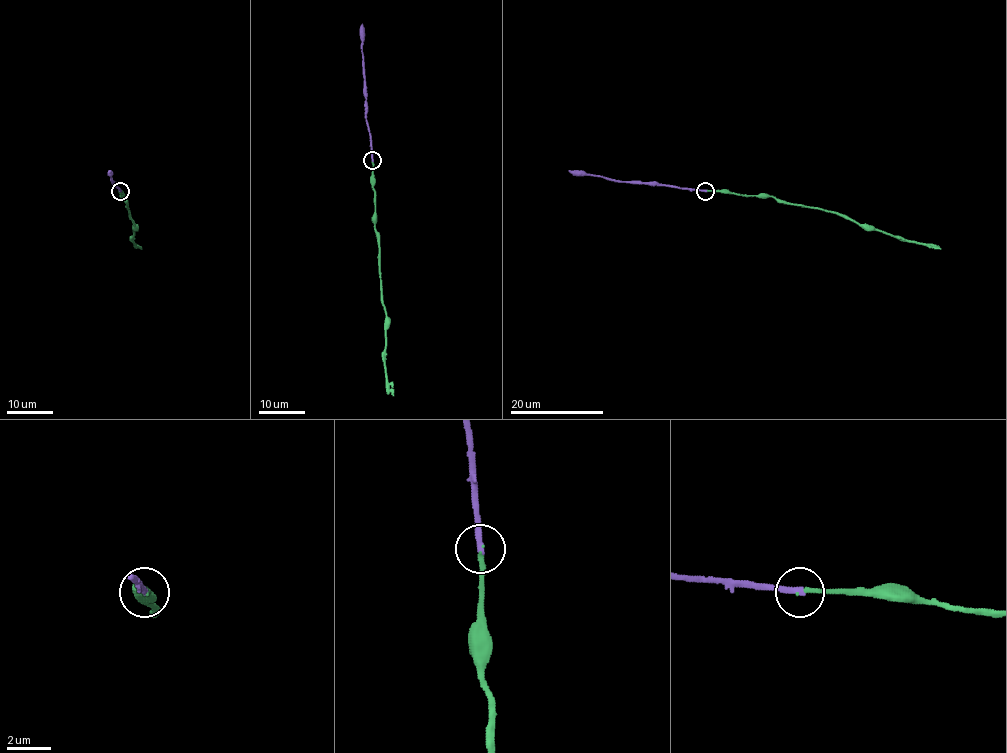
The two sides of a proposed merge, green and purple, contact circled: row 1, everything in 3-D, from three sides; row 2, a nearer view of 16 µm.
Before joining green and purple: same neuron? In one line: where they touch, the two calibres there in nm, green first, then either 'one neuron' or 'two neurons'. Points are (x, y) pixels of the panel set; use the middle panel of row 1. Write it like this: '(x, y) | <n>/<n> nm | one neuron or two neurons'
(372, 160) | 220/320 nm | one neuron

